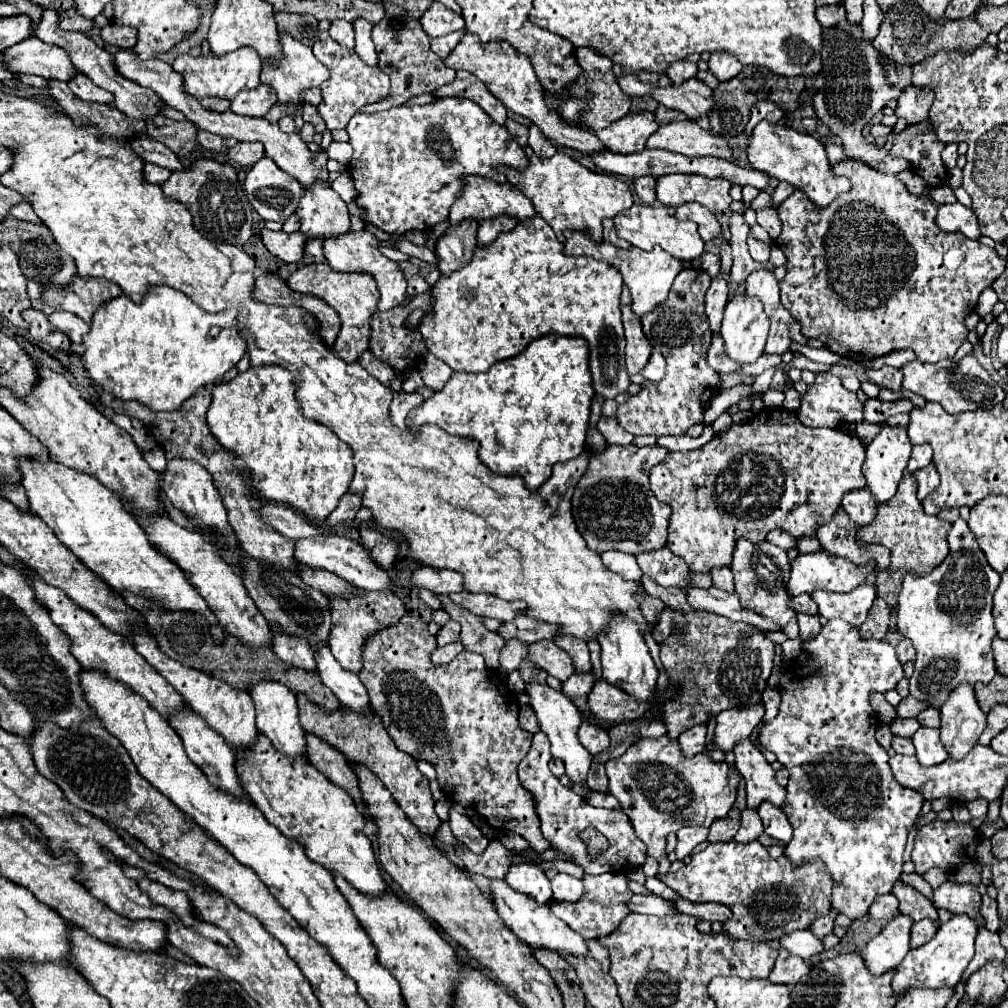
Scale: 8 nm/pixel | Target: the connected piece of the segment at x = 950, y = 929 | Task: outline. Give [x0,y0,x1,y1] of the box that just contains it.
[891,914,979,996]

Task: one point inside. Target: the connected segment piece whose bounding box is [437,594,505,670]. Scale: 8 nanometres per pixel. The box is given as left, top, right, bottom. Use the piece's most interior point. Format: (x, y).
(475, 637)

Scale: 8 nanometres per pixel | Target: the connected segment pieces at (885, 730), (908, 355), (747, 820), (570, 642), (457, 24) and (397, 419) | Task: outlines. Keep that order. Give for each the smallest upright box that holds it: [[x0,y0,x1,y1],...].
[[876,724,891,750],[885,349,915,368],[735,808,763,842],[553,636,591,672],[421,2,465,38],[391,392,423,428]]

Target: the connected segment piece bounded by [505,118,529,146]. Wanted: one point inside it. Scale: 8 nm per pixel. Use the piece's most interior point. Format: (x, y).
(518, 131)

